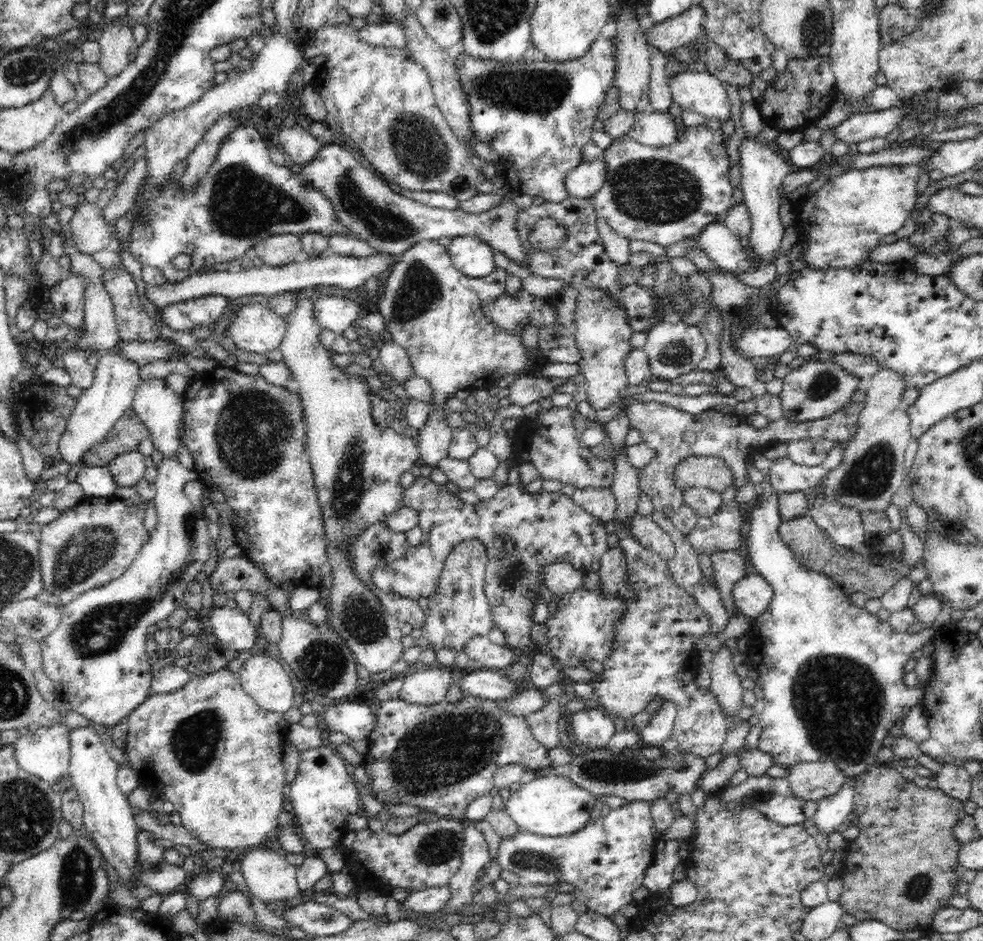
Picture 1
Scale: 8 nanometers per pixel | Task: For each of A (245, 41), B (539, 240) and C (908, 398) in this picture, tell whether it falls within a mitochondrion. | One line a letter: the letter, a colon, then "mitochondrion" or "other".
A: other
B: mitochondrion
C: other

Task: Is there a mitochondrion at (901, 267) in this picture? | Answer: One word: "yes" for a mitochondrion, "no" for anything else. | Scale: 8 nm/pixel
no

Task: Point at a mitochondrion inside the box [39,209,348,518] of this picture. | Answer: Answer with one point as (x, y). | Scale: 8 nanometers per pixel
(261, 404)

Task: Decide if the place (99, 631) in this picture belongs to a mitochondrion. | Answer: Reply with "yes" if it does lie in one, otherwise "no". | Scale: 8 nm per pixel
yes

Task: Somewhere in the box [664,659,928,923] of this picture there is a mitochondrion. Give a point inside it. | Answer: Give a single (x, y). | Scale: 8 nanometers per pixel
(756, 795)

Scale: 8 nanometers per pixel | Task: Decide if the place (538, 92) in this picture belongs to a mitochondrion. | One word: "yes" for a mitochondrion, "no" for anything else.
yes

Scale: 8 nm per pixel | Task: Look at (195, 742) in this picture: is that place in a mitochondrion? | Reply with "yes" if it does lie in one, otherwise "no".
yes

